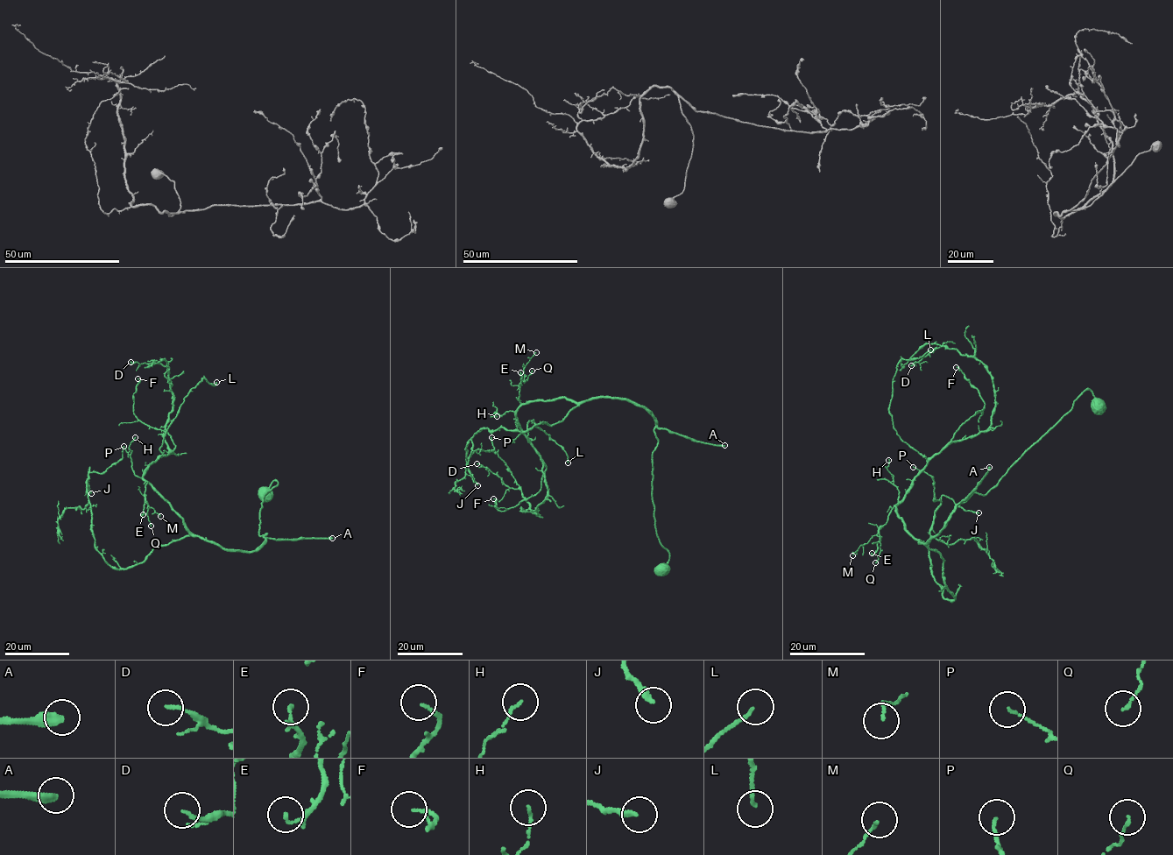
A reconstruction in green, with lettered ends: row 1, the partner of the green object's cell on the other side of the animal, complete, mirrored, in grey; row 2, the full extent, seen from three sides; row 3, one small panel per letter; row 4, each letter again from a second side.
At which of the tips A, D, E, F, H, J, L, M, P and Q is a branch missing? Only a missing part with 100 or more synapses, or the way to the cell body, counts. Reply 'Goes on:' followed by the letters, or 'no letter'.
Goes on: A

